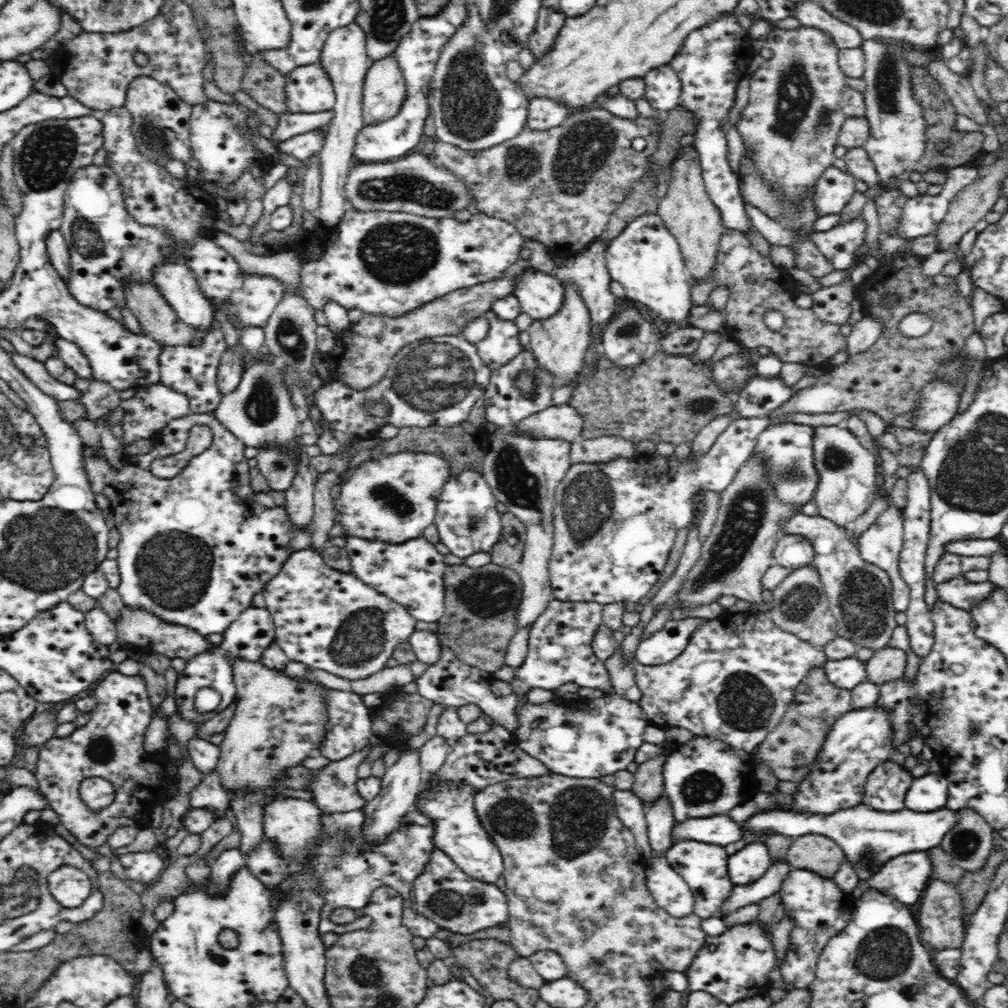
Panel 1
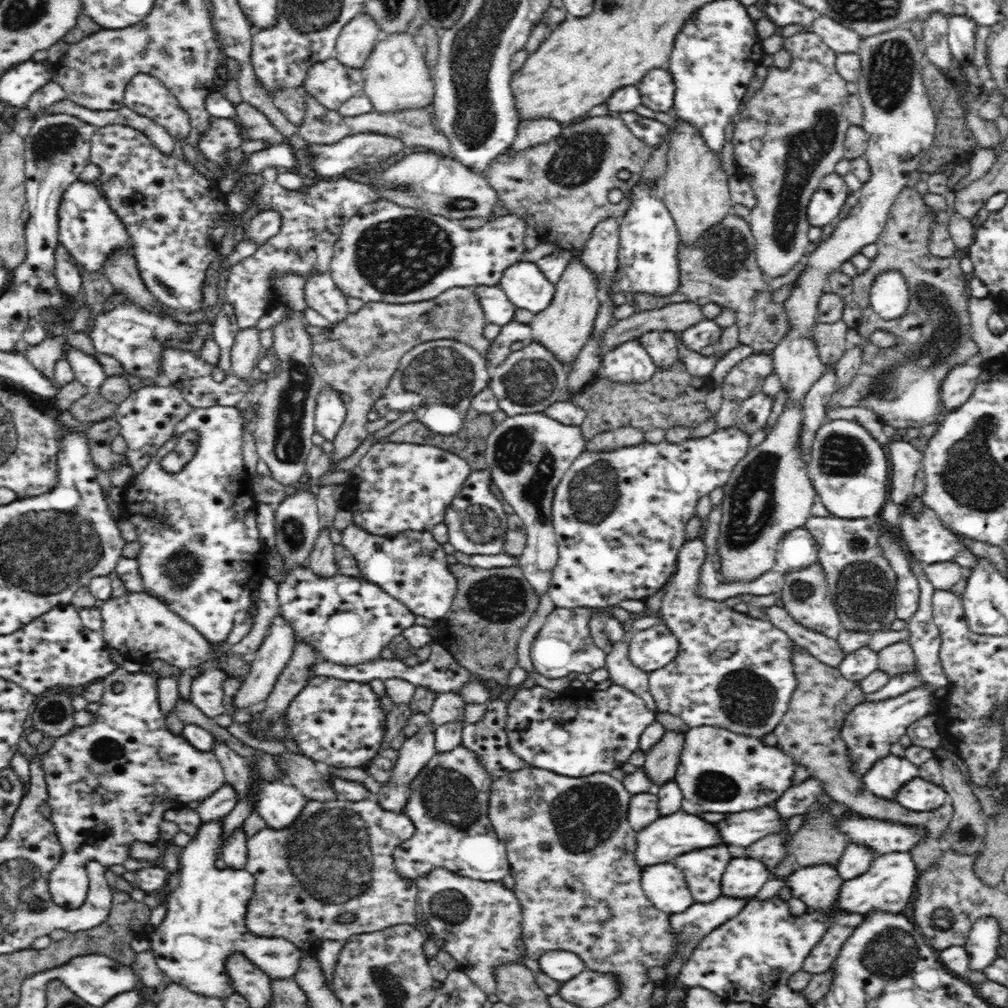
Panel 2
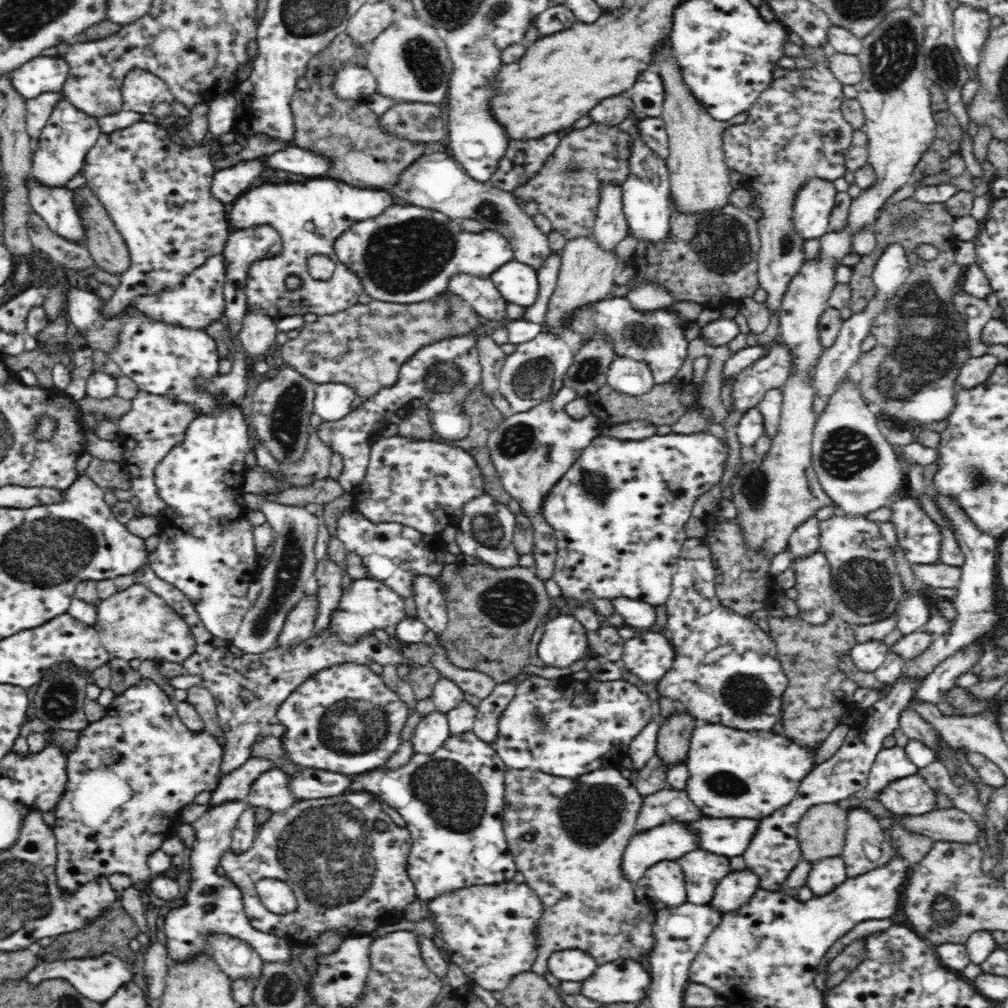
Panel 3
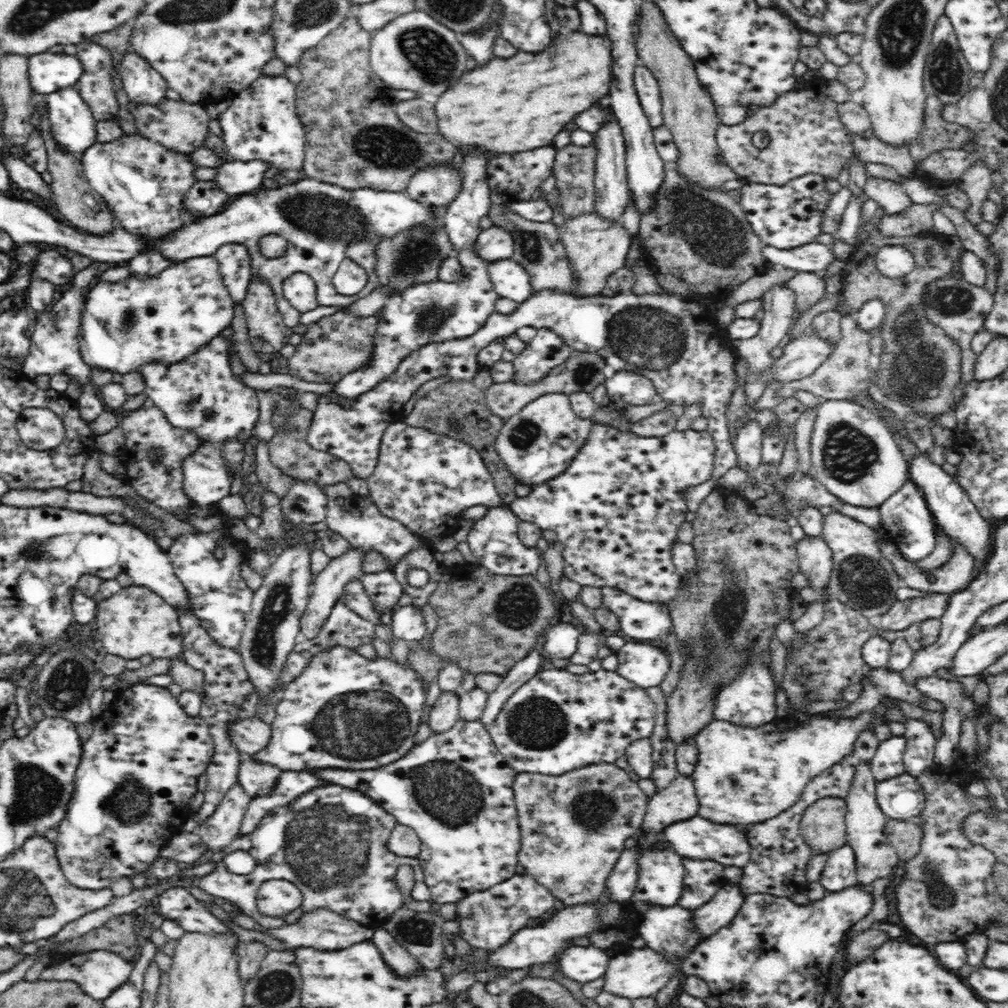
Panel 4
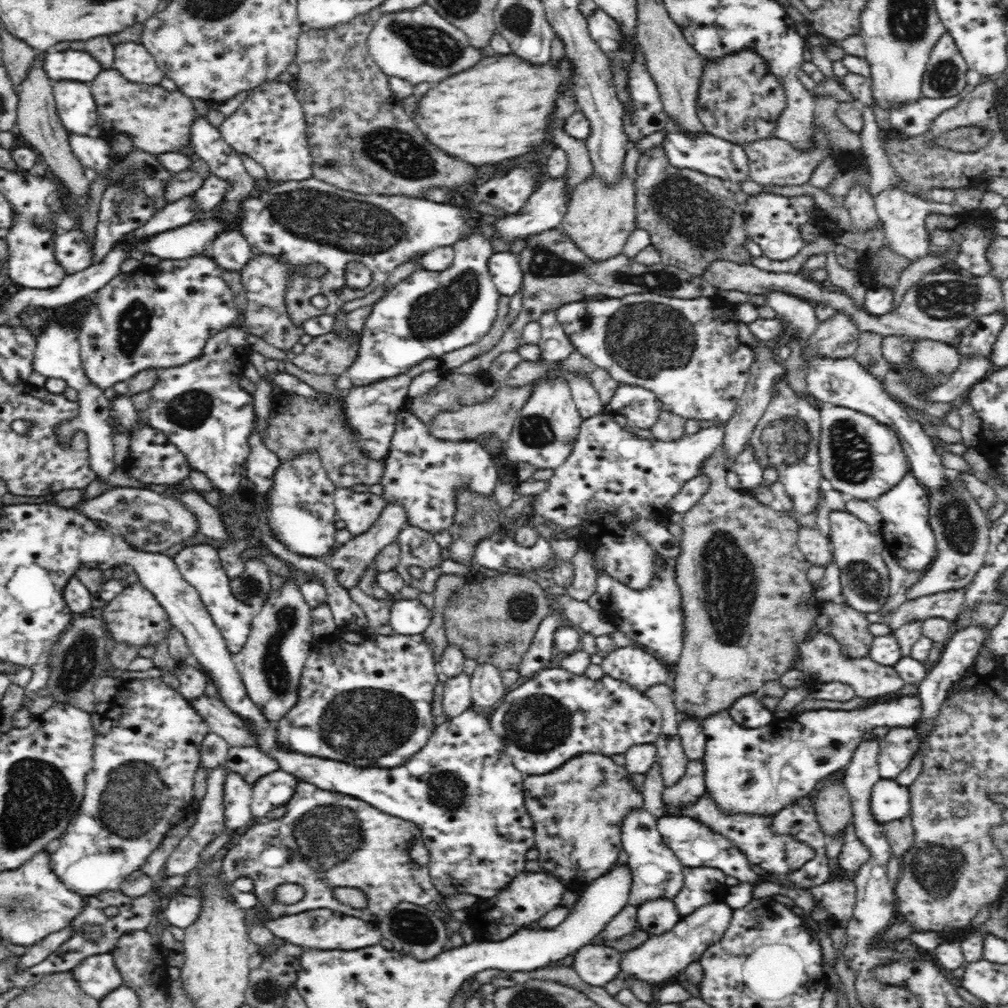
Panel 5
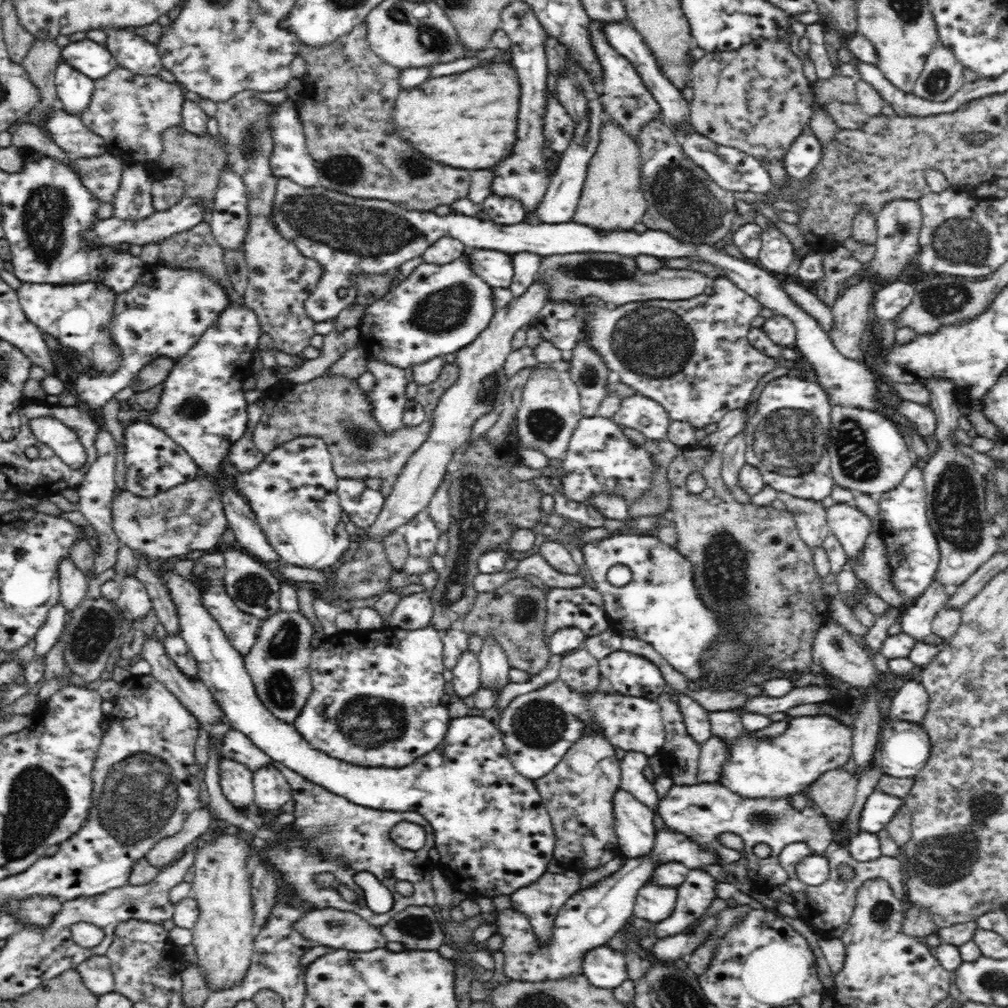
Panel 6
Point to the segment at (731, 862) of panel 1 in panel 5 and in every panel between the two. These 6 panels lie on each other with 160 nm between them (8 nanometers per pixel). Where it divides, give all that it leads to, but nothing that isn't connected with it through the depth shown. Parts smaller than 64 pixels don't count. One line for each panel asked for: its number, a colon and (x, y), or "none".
2: (744, 876)
3: (735, 889)
4: (724, 905)
5: (659, 959)

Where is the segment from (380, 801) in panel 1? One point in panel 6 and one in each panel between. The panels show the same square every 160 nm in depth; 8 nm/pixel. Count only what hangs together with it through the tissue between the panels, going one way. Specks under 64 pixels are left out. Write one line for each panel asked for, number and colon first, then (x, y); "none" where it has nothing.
2: (418, 750)
3: (432, 731)
4: (444, 713)
5: (456, 698)
6: (466, 674)

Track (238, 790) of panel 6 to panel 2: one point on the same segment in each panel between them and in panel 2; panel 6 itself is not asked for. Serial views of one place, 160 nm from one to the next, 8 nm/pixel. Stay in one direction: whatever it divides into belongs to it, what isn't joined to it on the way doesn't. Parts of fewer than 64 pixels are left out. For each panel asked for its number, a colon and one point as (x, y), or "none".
2: (205, 921)
3: (212, 905)
4: (218, 831)
5: (237, 796)

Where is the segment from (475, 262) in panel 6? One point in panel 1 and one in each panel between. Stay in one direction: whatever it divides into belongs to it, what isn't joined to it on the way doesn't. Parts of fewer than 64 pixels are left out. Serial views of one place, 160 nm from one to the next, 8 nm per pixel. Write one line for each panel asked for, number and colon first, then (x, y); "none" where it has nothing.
1: (540, 295)
2: (525, 285)
3: (517, 283)
4: (510, 280)
5: (504, 268)

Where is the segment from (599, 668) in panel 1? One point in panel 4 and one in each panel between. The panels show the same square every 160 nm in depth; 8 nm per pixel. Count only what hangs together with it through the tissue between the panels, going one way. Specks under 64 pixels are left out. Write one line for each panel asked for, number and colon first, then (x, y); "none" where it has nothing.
2: (563, 645)
3: (564, 641)
4: (561, 642)

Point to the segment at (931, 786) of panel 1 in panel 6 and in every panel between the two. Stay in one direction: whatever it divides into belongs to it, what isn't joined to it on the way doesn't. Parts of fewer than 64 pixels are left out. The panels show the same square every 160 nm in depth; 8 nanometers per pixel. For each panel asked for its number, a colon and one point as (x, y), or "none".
2: (918, 795)
3: (911, 795)
4: (900, 798)
5: (889, 801)
6: (879, 809)

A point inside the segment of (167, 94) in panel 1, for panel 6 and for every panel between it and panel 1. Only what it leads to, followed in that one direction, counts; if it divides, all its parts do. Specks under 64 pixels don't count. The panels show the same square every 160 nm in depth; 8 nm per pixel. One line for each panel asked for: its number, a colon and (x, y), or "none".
2: (147, 95)
3: (143, 92)
4: (143, 85)
5: (136, 64)
6: (133, 52)

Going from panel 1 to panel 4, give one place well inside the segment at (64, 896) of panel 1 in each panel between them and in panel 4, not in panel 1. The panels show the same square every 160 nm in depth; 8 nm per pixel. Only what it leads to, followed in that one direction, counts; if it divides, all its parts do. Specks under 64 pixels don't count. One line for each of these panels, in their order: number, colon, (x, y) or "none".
2: (109, 784)
3: (129, 769)
4: (148, 759)

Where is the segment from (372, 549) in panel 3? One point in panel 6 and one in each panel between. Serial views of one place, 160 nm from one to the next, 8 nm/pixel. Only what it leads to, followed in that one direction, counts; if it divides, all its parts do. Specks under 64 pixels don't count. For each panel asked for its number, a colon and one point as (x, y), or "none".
4: (356, 518)
5: (359, 510)
6: (362, 504)

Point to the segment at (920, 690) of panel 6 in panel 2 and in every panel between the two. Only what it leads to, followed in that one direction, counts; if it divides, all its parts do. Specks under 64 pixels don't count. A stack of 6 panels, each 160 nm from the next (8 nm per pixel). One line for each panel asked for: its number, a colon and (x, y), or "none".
2: (720, 771)
3: (733, 774)
4: (744, 776)
5: (748, 771)

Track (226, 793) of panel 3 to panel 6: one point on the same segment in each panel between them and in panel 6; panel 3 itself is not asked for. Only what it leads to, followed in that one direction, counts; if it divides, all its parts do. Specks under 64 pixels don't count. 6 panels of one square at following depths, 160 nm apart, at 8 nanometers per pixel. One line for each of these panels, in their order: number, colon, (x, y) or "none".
4: (344, 711)
5: (374, 699)
6: (375, 701)

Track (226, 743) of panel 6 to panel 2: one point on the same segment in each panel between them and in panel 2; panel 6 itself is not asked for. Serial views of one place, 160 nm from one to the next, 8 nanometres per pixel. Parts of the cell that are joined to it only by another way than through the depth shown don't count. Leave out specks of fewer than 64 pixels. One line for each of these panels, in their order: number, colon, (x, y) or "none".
2: (280, 804)
3: (271, 791)
4: (257, 779)
5: (249, 762)

